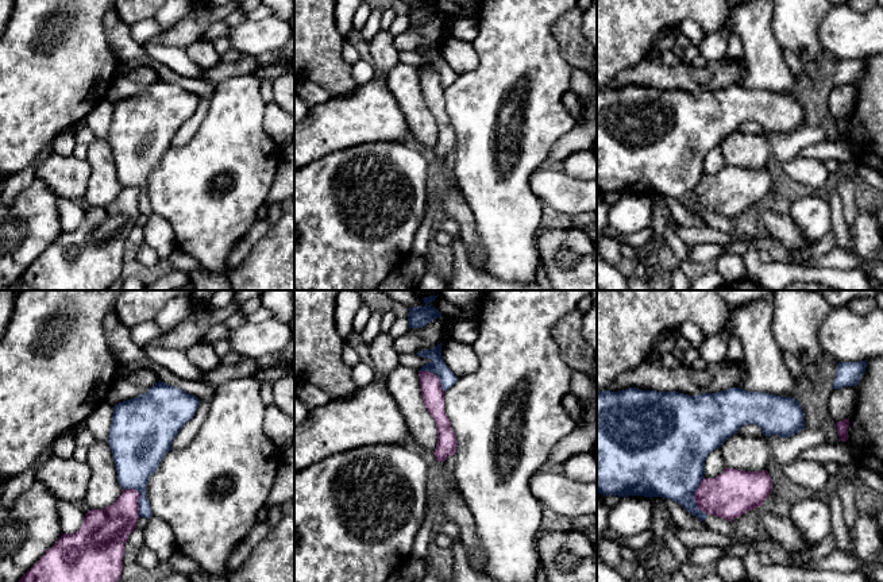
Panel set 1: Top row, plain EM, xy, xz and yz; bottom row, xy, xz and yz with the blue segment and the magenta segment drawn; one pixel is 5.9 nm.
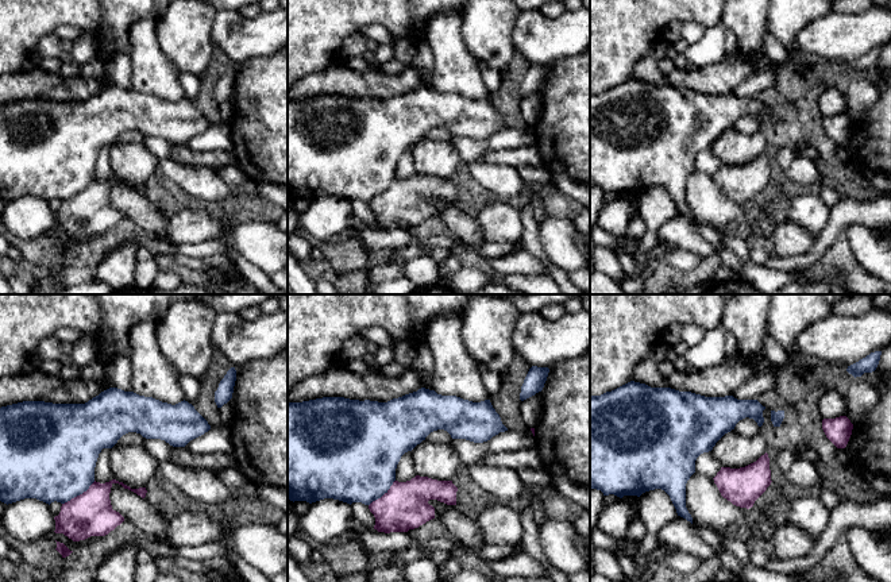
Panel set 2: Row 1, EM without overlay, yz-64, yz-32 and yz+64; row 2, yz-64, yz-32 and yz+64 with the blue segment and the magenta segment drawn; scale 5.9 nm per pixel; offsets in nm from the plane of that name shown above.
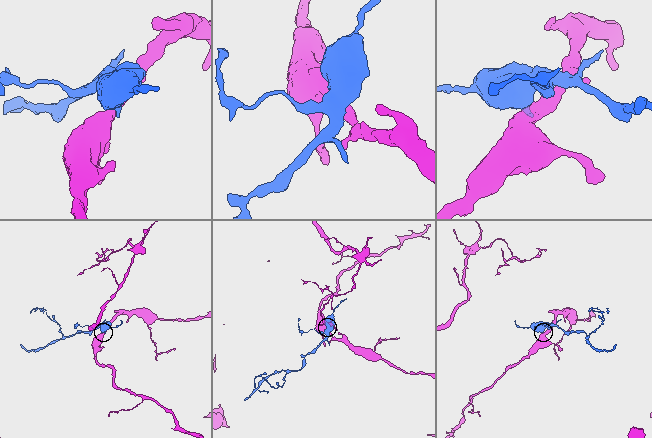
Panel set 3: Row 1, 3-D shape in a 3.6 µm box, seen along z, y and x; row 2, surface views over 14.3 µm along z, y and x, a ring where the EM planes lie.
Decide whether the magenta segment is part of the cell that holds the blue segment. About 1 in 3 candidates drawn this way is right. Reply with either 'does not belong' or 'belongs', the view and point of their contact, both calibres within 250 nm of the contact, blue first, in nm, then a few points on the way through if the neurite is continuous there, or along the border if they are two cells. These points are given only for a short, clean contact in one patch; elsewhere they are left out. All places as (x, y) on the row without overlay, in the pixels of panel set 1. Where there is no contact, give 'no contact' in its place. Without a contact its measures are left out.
does not belong | yz (693, 193) | 420/280 nm | along yz (704, 174), (694, 191), (694, 199), (706, 212)

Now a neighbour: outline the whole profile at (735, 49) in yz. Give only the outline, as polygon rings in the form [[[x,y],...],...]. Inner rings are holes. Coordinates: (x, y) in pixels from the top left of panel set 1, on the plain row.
[[[732,32],[729,38],[729,45],[728,45],[725,59],[743,61],[743,58],[744,58],[743,42],[737,34]]]

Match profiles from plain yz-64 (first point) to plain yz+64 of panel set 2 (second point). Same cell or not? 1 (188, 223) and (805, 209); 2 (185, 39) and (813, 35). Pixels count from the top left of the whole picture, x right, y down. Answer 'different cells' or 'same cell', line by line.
1: same cell
2: different cells

